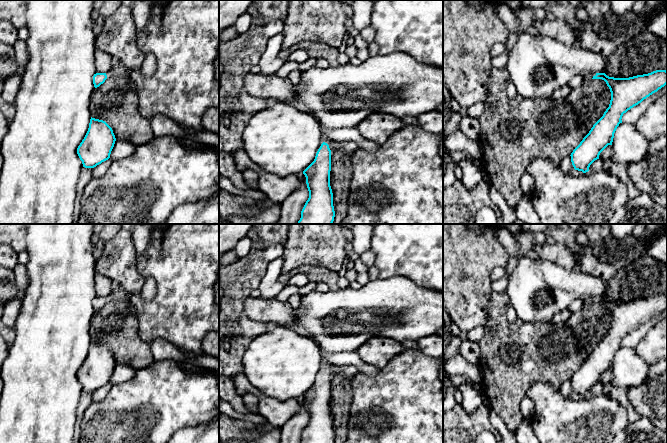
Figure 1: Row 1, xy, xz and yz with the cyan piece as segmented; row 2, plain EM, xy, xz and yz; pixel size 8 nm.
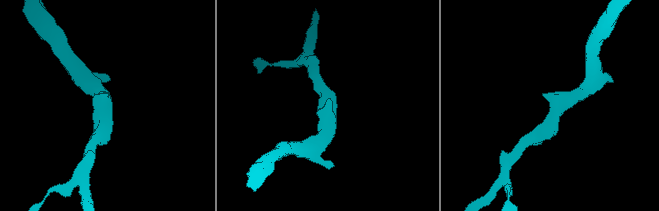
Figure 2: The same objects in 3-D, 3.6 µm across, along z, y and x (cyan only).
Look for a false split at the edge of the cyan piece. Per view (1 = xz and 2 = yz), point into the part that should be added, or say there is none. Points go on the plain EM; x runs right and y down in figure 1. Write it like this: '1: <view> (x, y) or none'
1: xz (347, 370)
2: yz (589, 300)

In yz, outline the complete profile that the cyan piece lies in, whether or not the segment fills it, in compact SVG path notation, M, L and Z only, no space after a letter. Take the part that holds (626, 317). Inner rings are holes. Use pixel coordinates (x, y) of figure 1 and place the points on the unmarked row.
M656 294L629 302L591 297L585 302L604 304L610 313L611 324L603 340L570 379L574 393L583 397L589 395L590 389L599 383L600 377L608 369L612 369L614 357L622 347L623 338L667 308L667 295Z

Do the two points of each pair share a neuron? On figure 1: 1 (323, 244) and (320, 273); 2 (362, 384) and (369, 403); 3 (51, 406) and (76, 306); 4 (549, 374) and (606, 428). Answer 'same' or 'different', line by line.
1: different
2: same
3: same
4: different

